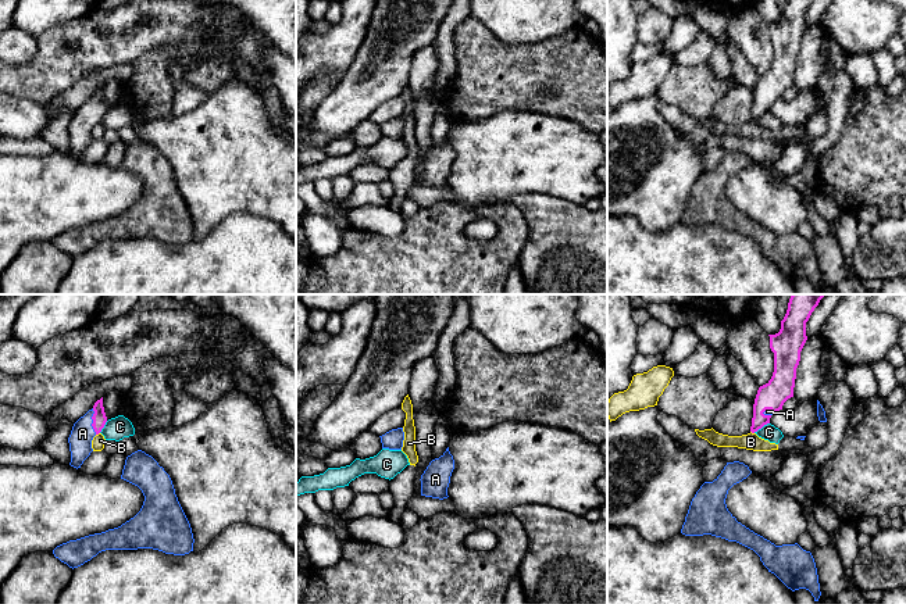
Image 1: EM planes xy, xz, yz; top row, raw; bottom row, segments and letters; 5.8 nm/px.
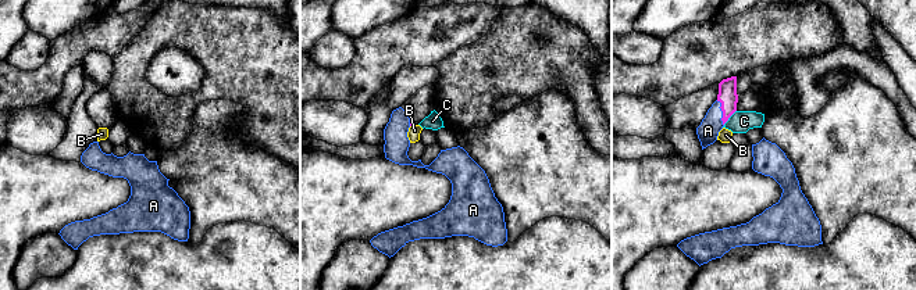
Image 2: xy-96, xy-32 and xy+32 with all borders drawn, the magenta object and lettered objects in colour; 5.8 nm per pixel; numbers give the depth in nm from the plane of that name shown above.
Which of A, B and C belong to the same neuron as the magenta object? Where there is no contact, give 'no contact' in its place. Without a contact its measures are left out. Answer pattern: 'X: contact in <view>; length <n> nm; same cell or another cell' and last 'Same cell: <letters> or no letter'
A: contact in xy; length 150 nm; same cell
B: contact in xy; length 30 nm; another cell
C: contact in yz; length 110 nm; another cell
Same cell: A

